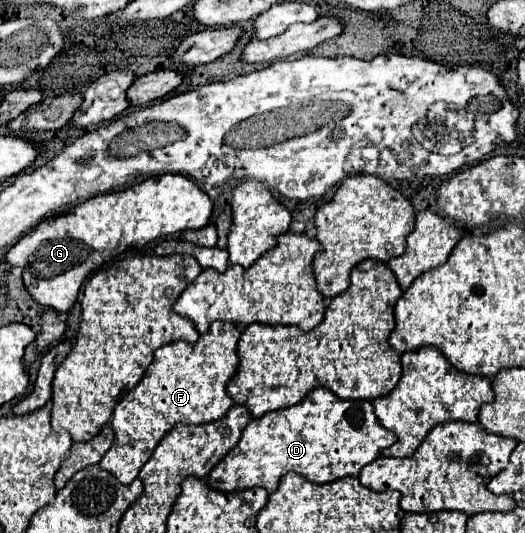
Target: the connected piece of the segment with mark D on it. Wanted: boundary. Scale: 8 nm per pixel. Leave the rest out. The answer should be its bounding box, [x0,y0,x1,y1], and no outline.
[207,388,397,494]

